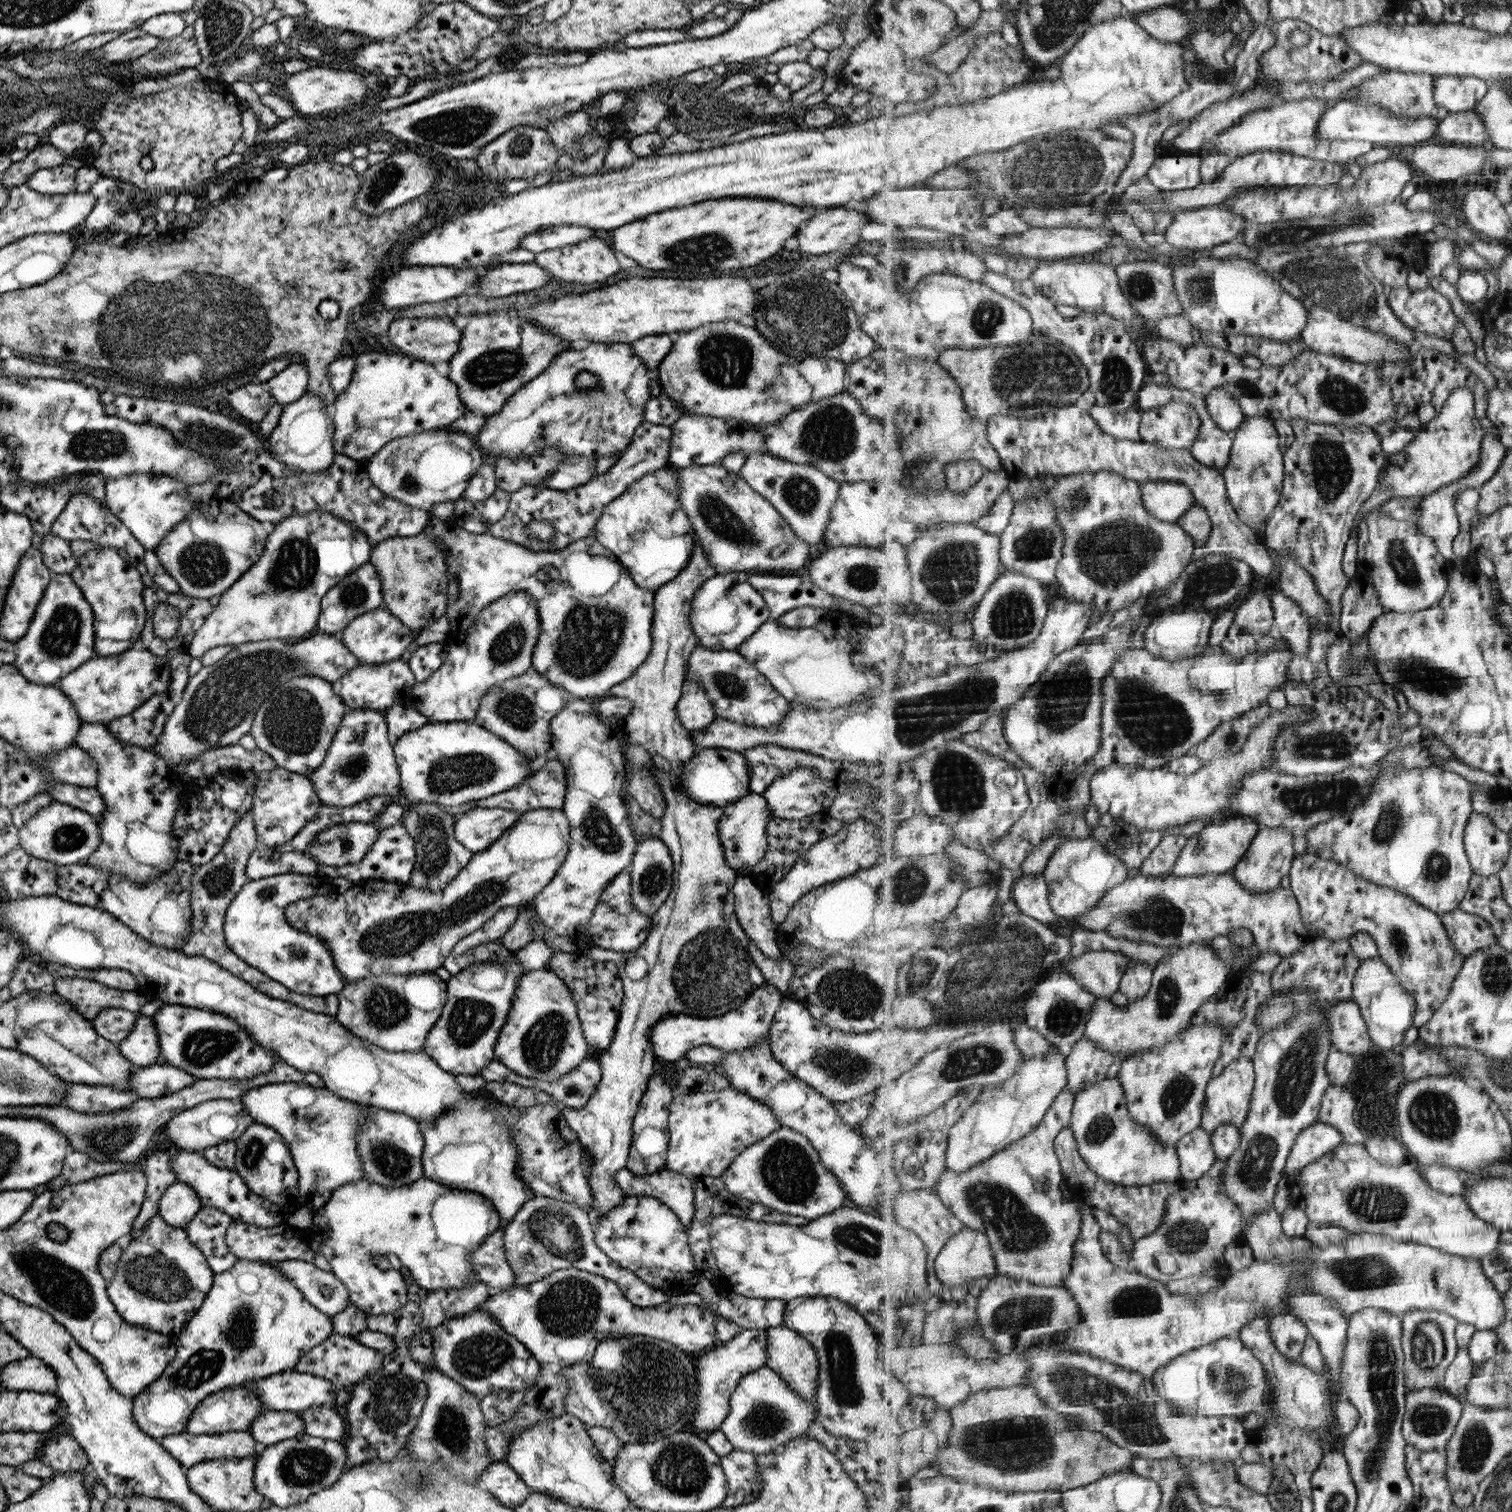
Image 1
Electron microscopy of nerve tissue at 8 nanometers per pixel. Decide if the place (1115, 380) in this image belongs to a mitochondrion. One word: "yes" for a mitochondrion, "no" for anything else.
yes

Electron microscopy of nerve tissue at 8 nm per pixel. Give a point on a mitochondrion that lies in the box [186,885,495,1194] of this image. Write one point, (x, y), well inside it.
(388, 1009)

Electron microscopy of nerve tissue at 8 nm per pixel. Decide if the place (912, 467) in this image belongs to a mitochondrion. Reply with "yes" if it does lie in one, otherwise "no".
no

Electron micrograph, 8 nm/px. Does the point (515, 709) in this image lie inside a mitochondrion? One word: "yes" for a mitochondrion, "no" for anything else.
yes

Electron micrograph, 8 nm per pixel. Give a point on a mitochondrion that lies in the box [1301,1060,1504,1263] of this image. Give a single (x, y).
(1432, 1113)

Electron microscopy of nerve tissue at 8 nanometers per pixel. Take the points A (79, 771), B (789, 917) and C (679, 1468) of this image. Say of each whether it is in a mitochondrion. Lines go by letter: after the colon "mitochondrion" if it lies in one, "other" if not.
A: other
B: other
C: mitochondrion

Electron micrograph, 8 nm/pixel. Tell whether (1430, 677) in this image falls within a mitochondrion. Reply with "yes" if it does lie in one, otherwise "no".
yes

